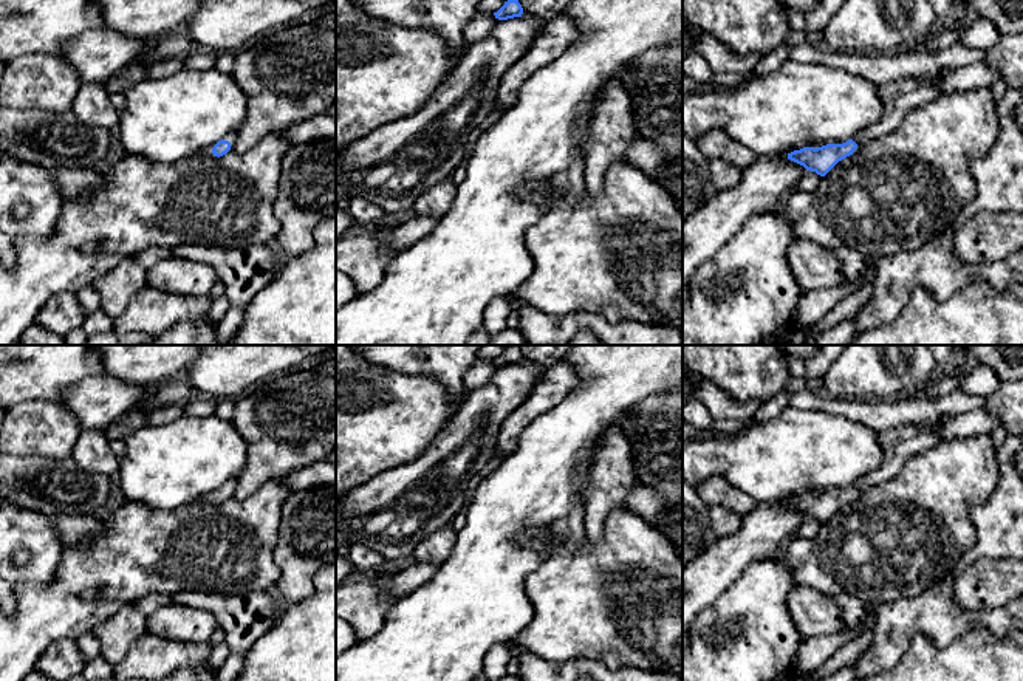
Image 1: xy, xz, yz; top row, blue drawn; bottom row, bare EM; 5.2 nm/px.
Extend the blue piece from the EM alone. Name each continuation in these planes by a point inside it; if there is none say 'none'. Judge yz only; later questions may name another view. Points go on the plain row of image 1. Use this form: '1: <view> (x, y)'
1: yz (898, 443)

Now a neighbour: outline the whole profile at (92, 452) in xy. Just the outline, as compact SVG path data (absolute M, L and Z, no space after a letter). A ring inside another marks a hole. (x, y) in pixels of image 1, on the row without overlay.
M99 430L79 435L71 460L90 474L111 475L119 469L119 460L110 447L110 440Z

